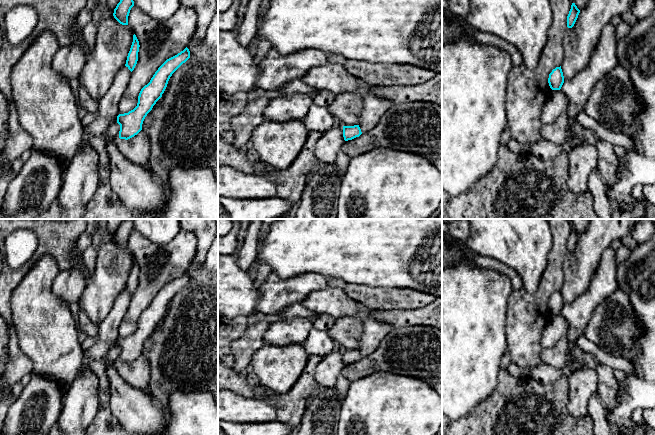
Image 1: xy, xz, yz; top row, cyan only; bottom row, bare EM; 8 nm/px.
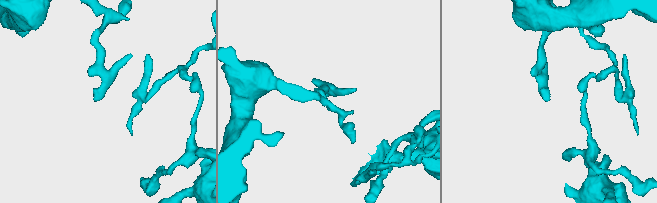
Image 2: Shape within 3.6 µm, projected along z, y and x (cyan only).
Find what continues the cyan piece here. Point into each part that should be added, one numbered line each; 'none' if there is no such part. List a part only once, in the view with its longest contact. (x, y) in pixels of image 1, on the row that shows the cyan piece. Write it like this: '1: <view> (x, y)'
none

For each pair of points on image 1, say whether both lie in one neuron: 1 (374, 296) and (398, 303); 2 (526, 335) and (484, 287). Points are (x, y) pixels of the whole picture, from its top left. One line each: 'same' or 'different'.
1: same
2: different

